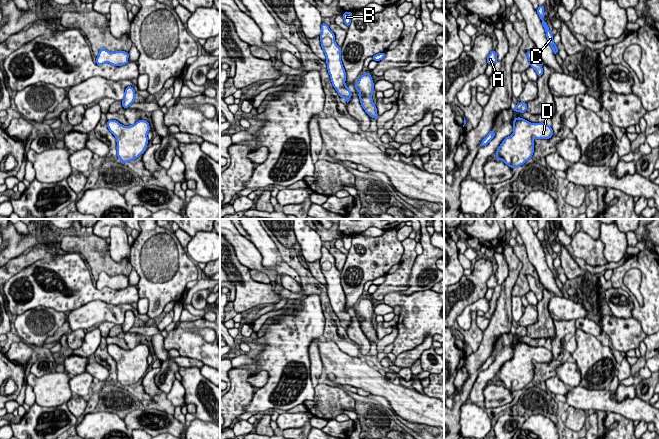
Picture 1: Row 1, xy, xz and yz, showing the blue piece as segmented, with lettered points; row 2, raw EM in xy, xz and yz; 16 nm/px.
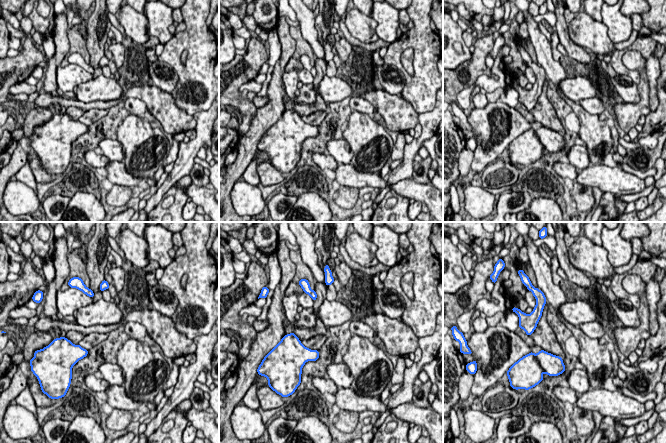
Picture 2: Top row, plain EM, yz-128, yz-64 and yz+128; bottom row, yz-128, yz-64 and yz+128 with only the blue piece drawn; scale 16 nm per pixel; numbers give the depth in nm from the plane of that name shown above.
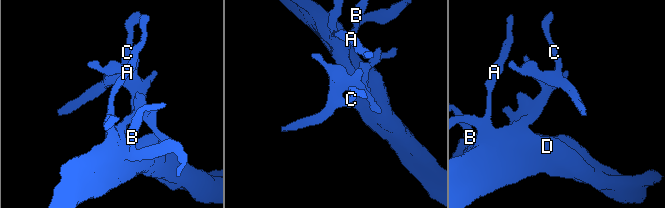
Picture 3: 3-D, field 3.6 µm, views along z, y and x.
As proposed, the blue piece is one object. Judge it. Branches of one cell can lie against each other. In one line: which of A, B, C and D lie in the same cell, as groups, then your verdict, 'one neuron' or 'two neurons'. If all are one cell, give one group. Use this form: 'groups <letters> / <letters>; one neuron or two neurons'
groups A B C D; one neuron

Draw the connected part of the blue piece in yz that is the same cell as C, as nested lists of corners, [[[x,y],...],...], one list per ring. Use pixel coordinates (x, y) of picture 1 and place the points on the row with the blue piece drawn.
[[[543,5],[539,6],[537,8],[537,13],[538,13],[538,15],[542,21],[542,25],[545,29],[547,40],[553,50],[554,55],[556,55],[558,52],[558,48],[557,48],[557,45],[553,41],[554,36],[552,35],[551,31],[549,30],[547,23],[543,20],[544,16],[545,16],[544,9],[545,9],[545,7]]]

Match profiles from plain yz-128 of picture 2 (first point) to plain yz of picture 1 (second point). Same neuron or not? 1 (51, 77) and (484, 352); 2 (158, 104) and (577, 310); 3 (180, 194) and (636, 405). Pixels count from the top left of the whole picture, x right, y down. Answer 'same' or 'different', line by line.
1: same
2: different
3: different

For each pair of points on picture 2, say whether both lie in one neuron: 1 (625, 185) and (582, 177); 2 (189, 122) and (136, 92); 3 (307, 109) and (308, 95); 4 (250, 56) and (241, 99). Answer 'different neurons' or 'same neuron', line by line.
1: same neuron
2: same neuron
3: different neurons
4: same neuron

